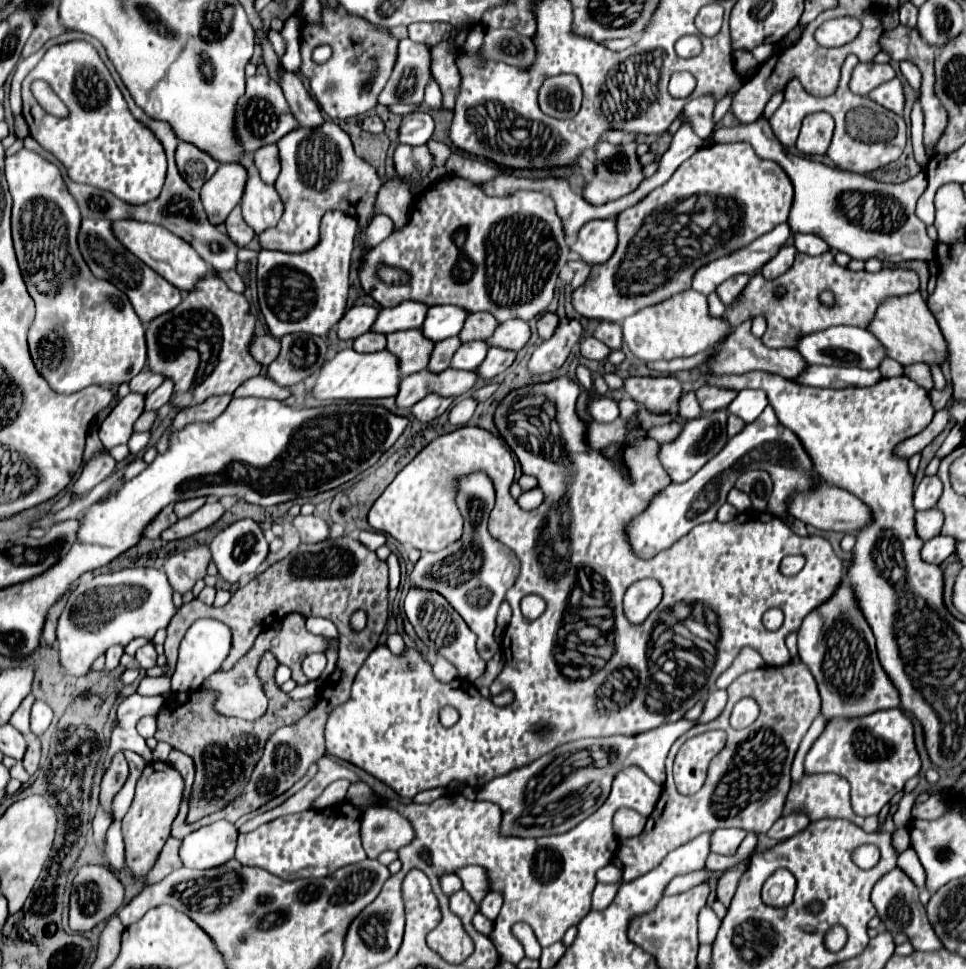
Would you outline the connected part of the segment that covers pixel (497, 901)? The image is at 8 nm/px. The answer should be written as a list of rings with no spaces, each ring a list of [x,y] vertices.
[[[490,891],[490,893],[482,899],[482,903],[480,903],[480,913],[482,913],[484,917],[488,917],[490,921],[494,921],[494,919],[498,917],[498,913],[500,913],[500,907],[502,907],[502,895],[496,893],[496,891]]]

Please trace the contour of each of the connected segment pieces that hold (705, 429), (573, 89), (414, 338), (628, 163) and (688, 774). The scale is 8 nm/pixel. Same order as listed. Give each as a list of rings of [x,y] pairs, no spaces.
[[[714,411],[714,413],[708,413],[708,415],[704,415],[704,417],[686,421],[686,423],[682,425],[682,431],[680,431],[678,439],[660,445],[658,459],[660,459],[662,467],[666,469],[666,473],[670,475],[670,479],[672,479],[674,483],[688,481],[702,465],[708,463],[708,459],[712,459],[718,451],[722,451],[722,445],[728,443],[726,417],[728,417],[726,411]]]
[[[546,77],[538,97],[540,109],[554,119],[570,119],[580,111],[582,87],[576,77]]]
[[[420,329],[390,333],[386,341],[386,349],[390,349],[390,353],[400,359],[398,365],[402,377],[426,369],[434,343],[430,343],[430,339],[426,339]]]
[[[604,141],[602,147],[596,147],[596,157],[600,161],[596,167],[596,177],[584,189],[584,199],[588,203],[604,205],[632,193],[642,183],[644,175],[634,143],[612,149]]]
[[[708,731],[694,739],[688,739],[674,761],[674,781],[682,795],[696,793],[704,779],[710,761],[718,755],[718,751],[726,743],[724,731]]]

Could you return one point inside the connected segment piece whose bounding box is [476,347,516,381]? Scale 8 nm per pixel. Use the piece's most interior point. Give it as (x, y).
(496, 361)

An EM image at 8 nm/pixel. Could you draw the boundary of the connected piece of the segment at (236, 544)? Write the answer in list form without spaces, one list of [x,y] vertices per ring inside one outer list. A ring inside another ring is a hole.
[[[240,519],[236,523],[232,523],[230,527],[220,531],[212,539],[210,547],[212,547],[212,557],[214,557],[214,563],[218,567],[220,577],[230,581],[230,583],[244,583],[244,581],[252,579],[256,575],[260,563],[268,555],[268,541],[264,539],[264,533],[254,519]]]

